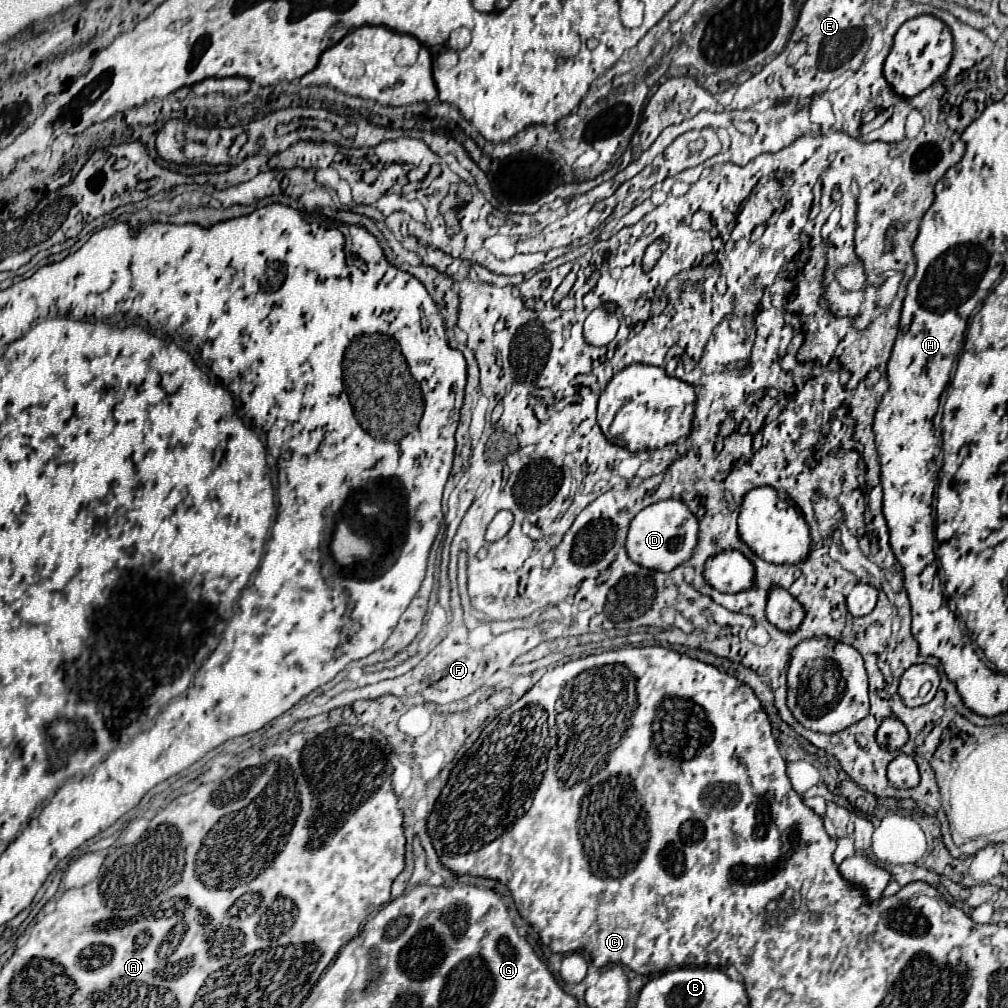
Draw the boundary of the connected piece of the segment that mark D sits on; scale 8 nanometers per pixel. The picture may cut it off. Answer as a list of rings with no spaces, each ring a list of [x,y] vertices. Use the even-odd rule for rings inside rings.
[[[665,499],[657,501],[643,511],[639,511],[629,525],[625,549],[633,563],[655,569],[655,571],[673,571],[677,565],[687,561],[693,555],[693,549],[697,545],[697,519],[687,509],[683,501],[677,499]],[[677,541],[681,541],[681,547],[677,549]]]

